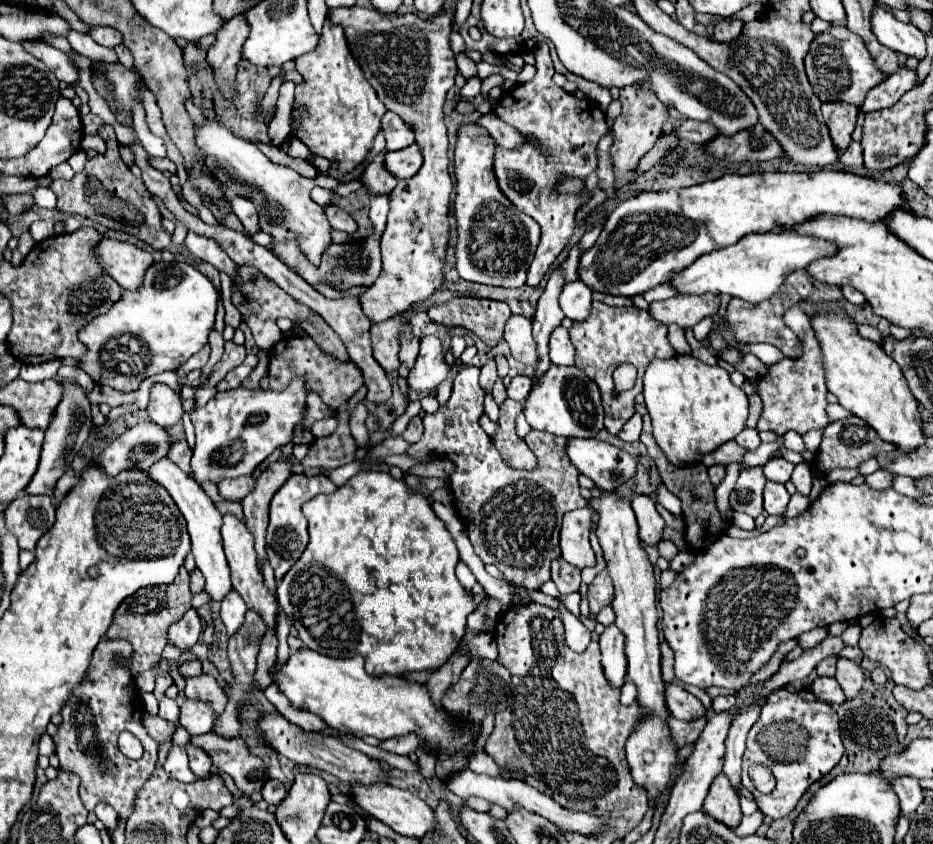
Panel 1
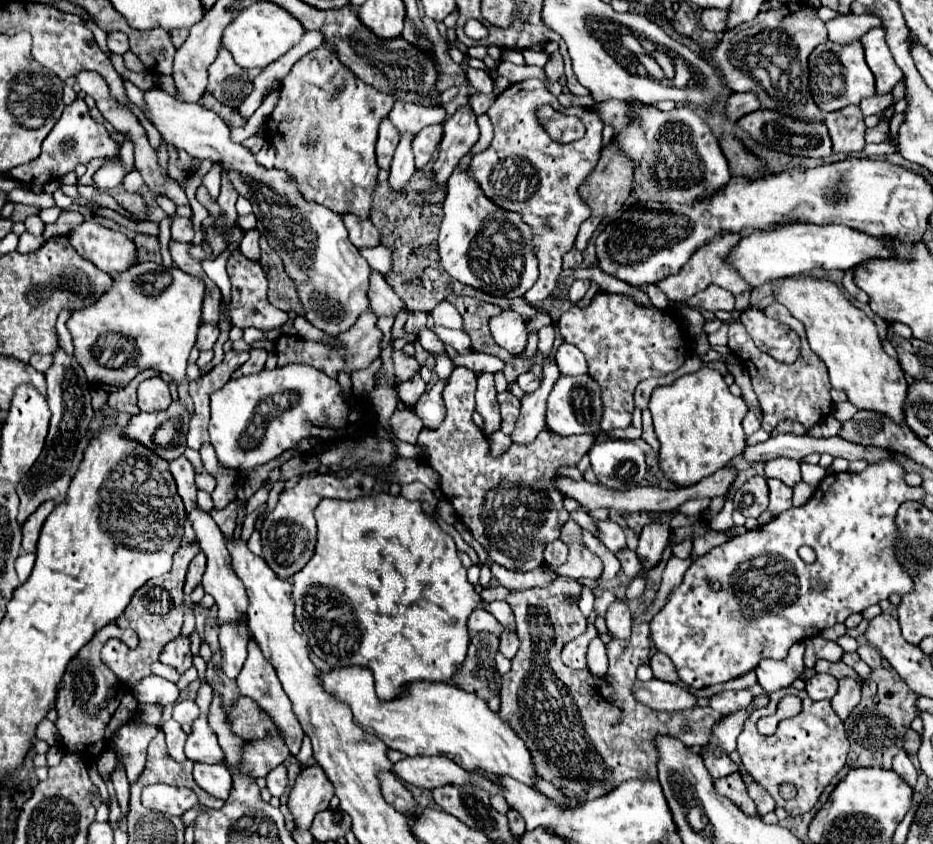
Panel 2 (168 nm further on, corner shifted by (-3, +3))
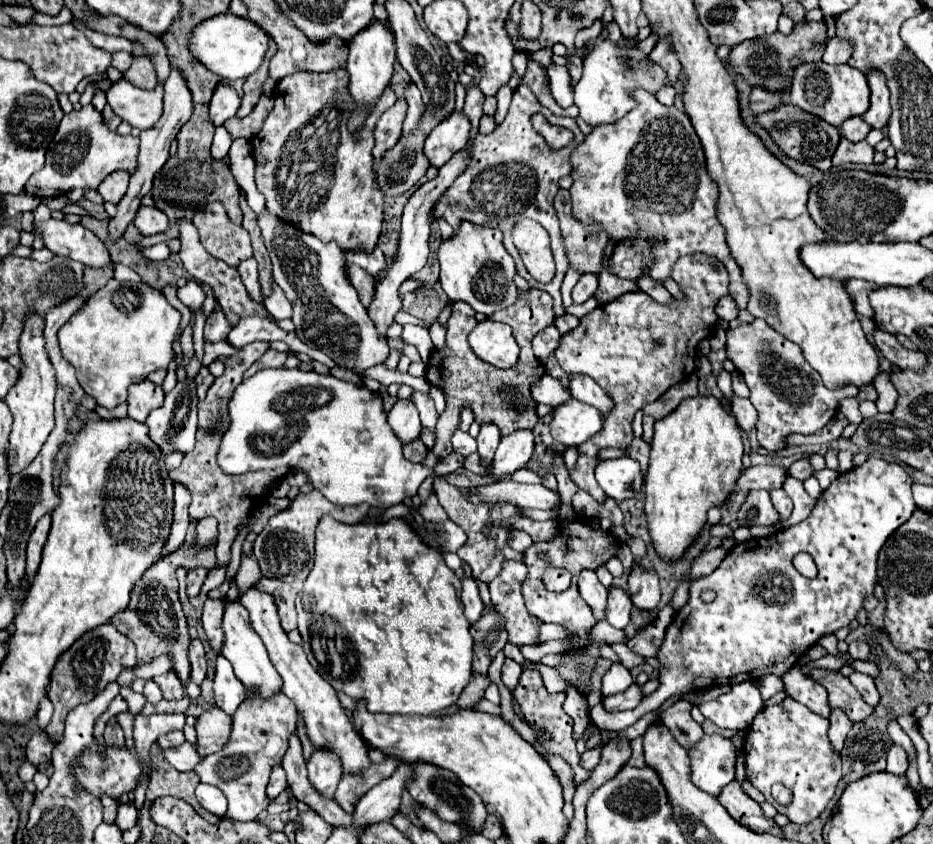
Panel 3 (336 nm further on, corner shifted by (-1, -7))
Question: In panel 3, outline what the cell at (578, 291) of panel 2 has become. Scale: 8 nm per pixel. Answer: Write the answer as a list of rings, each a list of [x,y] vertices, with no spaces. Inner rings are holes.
[[[584,274],[584,276],[580,276],[578,284],[572,290],[574,302],[576,304],[584,304],[588,298],[594,296],[596,288],[598,288],[598,276],[596,274]]]

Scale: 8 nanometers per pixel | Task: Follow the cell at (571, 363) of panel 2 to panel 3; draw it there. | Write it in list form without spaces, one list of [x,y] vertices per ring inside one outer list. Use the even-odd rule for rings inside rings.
[[[570,376],[570,392],[576,400],[580,400],[584,404],[592,404],[602,416],[610,414],[614,408],[612,398],[592,378]]]

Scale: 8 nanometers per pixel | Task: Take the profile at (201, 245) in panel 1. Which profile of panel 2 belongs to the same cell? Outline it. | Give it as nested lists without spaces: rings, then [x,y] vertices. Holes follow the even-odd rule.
[[[174,218],[172,222],[172,240],[176,242],[192,242],[194,238],[194,226],[188,218]]]

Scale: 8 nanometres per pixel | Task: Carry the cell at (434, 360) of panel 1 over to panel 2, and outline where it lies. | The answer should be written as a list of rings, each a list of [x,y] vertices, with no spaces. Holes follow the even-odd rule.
[[[416,372],[410,380],[406,380],[406,382],[400,384],[398,396],[400,396],[400,400],[402,400],[406,406],[414,406],[416,400],[418,400],[424,392],[426,392],[426,382],[422,380],[420,372]]]

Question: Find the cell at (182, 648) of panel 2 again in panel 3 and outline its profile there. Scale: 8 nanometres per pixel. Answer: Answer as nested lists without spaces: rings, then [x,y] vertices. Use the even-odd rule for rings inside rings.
[[[170,670],[168,674],[156,676],[154,682],[160,686],[164,700],[180,700],[180,698],[184,696],[184,688],[182,688],[178,676],[176,676],[172,670]]]

